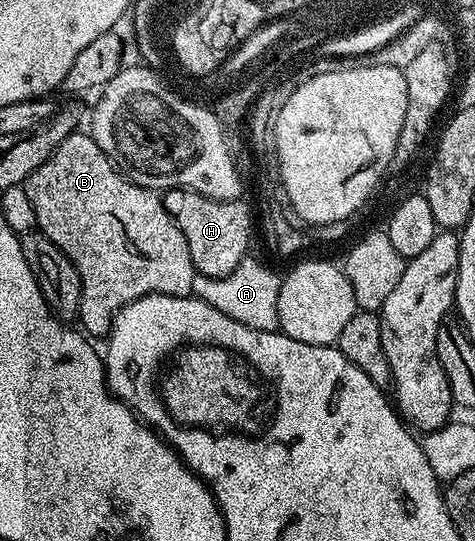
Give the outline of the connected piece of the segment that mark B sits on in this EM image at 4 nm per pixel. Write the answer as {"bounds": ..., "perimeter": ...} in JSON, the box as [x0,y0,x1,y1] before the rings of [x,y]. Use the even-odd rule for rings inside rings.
{"bounds":[23,131,195,338],"perimeter":[[[78,131],[71,134],[67,139],[63,139],[63,143],[59,143],[57,150],[47,159],[47,163],[43,163],[38,167],[23,184],[27,191],[27,199],[31,199],[31,207],[35,207],[37,229],[45,233],[47,239],[51,239],[51,243],[55,243],[55,247],[59,247],[59,251],[63,251],[63,255],[67,255],[67,259],[71,259],[75,271],[79,273],[81,298],[77,308],[77,317],[79,322],[81,321],[82,326],[80,325],[80,328],[90,338],[104,338],[109,330],[112,329],[113,320],[116,319],[117,312],[123,307],[127,307],[132,301],[139,300],[140,297],[146,297],[152,293],[162,293],[172,297],[188,297],[192,294],[195,270],[193,268],[193,260],[191,259],[191,251],[187,251],[187,239],[183,239],[183,231],[174,223],[171,215],[165,209],[164,200],[154,190],[144,189],[141,185],[136,185],[135,182],[129,180],[110,161],[109,156],[99,147],[99,143],[95,143],[95,139],[88,132]]]}

